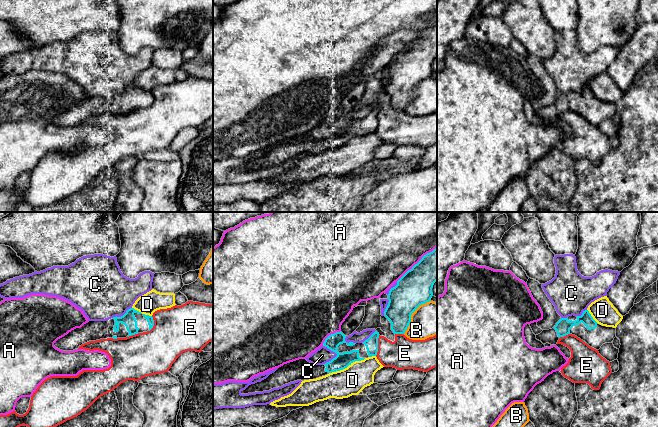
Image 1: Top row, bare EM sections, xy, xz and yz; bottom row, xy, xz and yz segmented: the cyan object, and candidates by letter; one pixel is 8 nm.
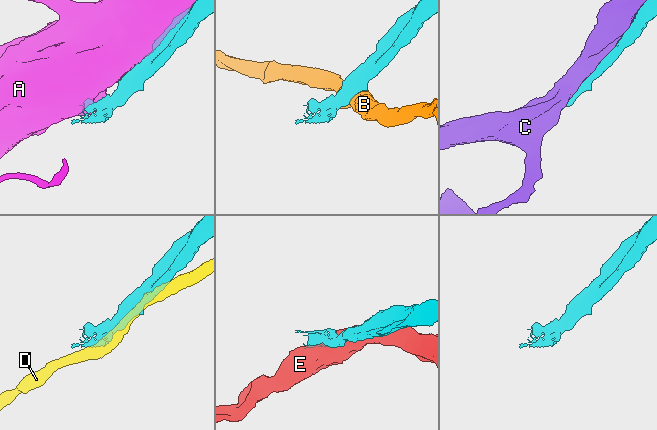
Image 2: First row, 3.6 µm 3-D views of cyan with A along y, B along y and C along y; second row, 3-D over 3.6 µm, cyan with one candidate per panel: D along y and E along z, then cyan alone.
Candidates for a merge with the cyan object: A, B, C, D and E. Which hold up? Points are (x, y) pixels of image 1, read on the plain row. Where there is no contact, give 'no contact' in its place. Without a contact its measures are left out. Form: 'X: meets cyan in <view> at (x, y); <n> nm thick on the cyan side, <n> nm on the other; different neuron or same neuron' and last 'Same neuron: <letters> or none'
A: meets cyan in xz at (417, 39); 280 nm thick on the cyan side, 440 nm on the other; different neuron
B: meets cyan in xz at (411, 90); 280 nm thick on the cyan side, 260 nm on the other; different neuron
C: meets cyan in xz at (336, 129); 120 nm thick on the cyan side, 130 nm on the other; different neuron
D: meets cyan in xz at (347, 142); 120 nm thick on the cyan side, 220 nm on the other; different neuron
E: meets cyan in xz at (377, 121); 100 nm thick on the cyan side, 260 nm on the other; different neuron
Same neuron: none

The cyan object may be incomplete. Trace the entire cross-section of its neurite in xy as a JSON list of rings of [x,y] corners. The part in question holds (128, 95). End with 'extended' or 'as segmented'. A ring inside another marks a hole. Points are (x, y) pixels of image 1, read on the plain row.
[[[130,84],[121,93],[116,92],[106,97],[89,97],[58,115],[54,122],[62,127],[73,127],[89,117],[126,114],[150,107],[153,102],[152,92]]]; extended

